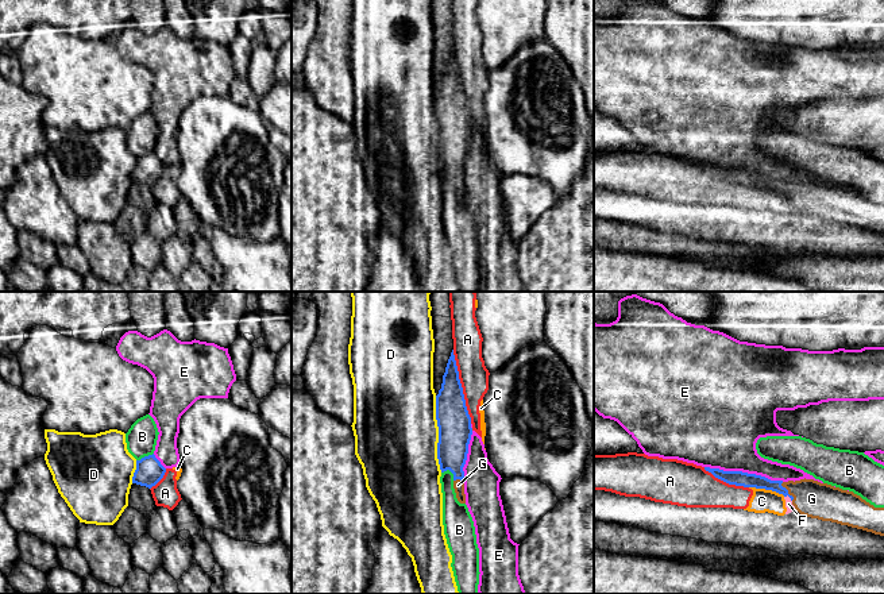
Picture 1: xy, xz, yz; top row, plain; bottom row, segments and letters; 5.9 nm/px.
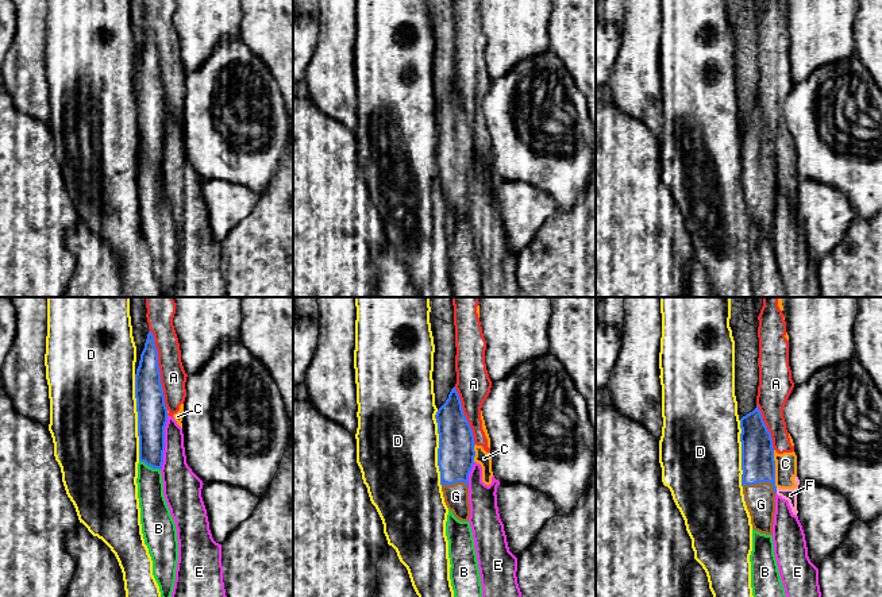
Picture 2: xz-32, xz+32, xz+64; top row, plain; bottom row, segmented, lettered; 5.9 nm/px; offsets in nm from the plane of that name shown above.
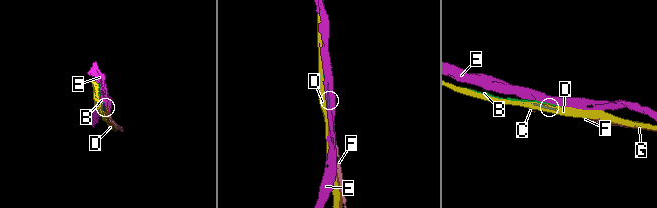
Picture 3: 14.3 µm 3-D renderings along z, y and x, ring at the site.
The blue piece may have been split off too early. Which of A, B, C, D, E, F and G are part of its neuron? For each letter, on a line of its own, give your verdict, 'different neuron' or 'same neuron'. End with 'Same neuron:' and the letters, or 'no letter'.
A: different neuron
B: different neuron
C: different neuron
D: different neuron
E: different neuron
F: different neuron
G: same neuron
Same neuron: G

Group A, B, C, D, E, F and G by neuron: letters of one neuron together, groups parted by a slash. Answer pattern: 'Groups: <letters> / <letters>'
Groups: A C F / B / D / E / G

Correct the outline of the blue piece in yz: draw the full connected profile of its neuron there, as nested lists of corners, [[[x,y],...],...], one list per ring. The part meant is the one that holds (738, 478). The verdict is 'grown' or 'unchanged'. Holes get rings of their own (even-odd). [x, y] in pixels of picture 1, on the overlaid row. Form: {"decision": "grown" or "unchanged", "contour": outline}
{"decision": "grown", "contour": [[[710,467],[705,470],[729,485],[765,489],[788,495],[795,509],[803,516],[884,536],[884,508],[875,508],[853,491],[806,478],[783,482],[742,471]]]}

